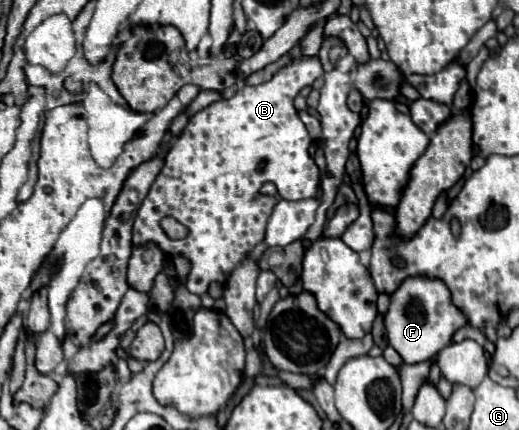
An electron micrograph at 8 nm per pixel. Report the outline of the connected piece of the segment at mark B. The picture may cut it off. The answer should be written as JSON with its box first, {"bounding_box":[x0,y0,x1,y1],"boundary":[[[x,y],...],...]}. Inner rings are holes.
{"bounding_box":[133,56,323,294],"boundary":[[[317,56],[313,58],[297,58],[285,68],[281,68],[269,82],[263,82],[259,86],[243,86],[237,90],[237,94],[229,100],[219,100],[203,108],[193,116],[193,124],[189,118],[189,124],[181,132],[181,136],[175,140],[173,148],[165,156],[165,166],[157,180],[153,182],[145,202],[139,206],[135,224],[133,224],[133,246],[143,246],[147,242],[157,244],[165,256],[175,258],[183,256],[191,262],[191,272],[187,276],[187,290],[193,294],[205,294],[207,286],[211,282],[225,284],[231,276],[231,272],[249,256],[249,252],[263,242],[267,220],[277,204],[277,198],[259,194],[261,184],[273,182],[279,190],[279,198],[283,200],[303,200],[313,198],[317,194],[321,172],[313,158],[309,156],[311,136],[301,122],[293,100],[295,96],[305,88],[311,86],[317,76],[323,74],[321,62]],[[173,216],[183,226],[189,228],[187,238],[183,240],[171,240],[171,238],[151,238],[161,236],[161,218]]]}

